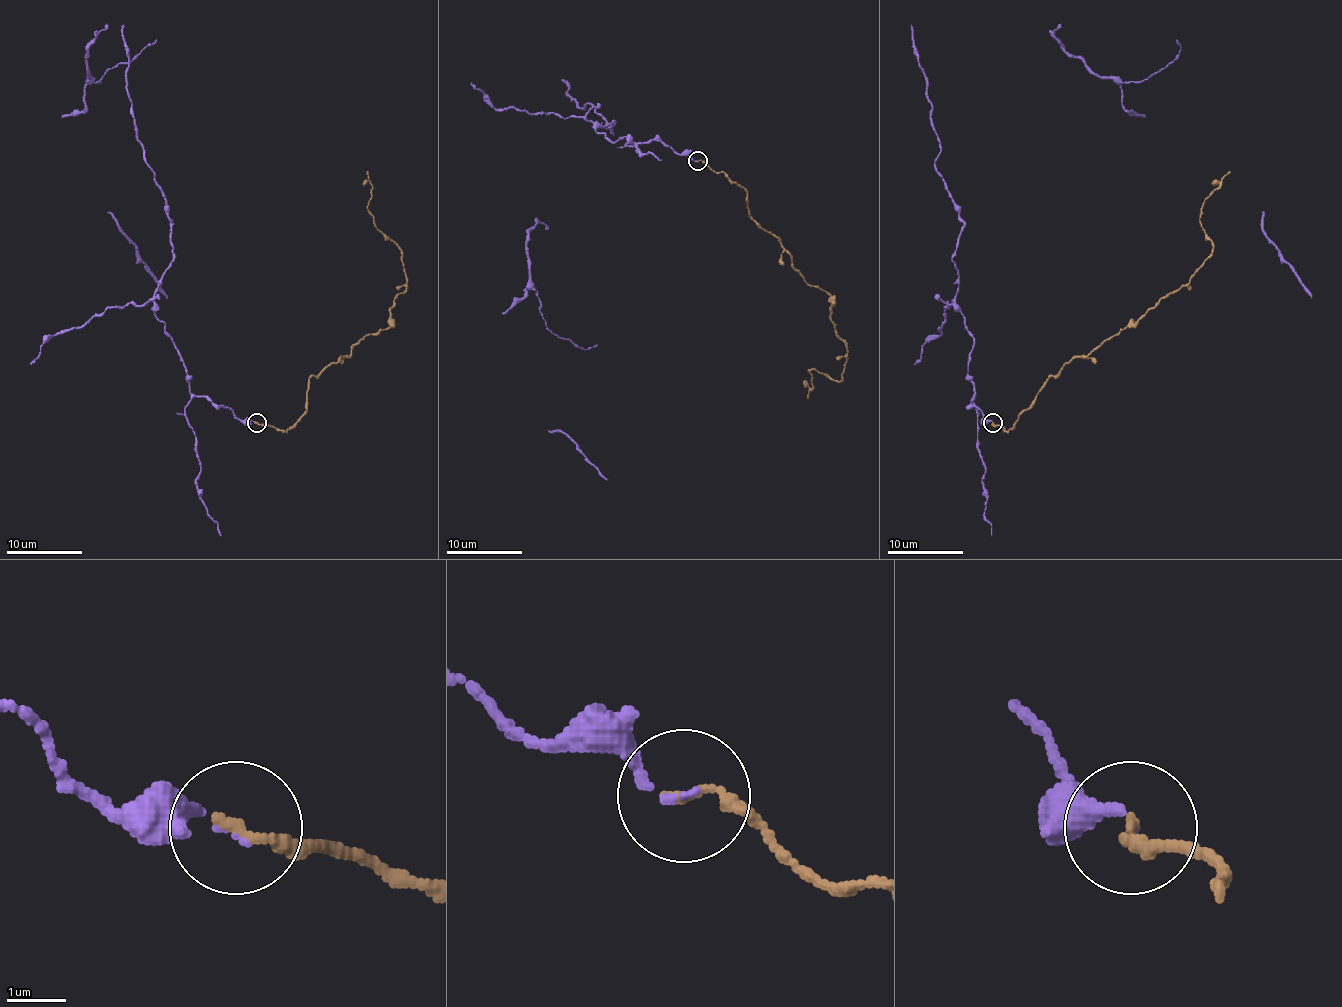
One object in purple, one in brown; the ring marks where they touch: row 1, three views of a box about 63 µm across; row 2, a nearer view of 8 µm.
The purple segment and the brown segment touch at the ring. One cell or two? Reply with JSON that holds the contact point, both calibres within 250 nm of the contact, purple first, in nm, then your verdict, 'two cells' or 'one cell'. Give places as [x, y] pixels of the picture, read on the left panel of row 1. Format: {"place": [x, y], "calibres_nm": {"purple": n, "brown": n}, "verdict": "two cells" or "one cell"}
{"place": [257, 423], "calibres_nm": {"purple": 140, "brown": 190}, "verdict": "one cell"}

